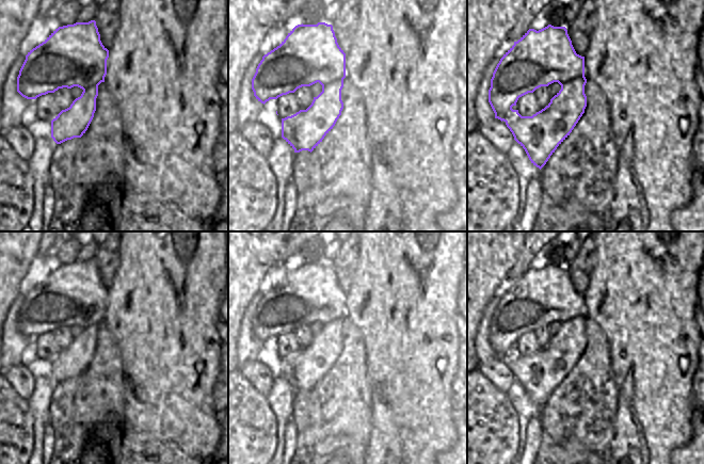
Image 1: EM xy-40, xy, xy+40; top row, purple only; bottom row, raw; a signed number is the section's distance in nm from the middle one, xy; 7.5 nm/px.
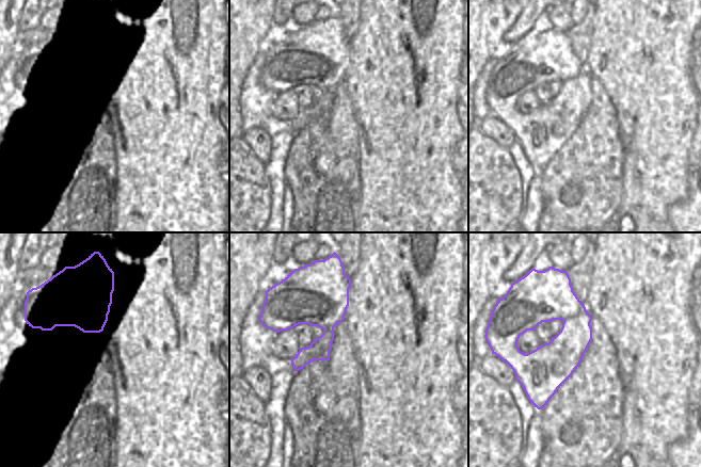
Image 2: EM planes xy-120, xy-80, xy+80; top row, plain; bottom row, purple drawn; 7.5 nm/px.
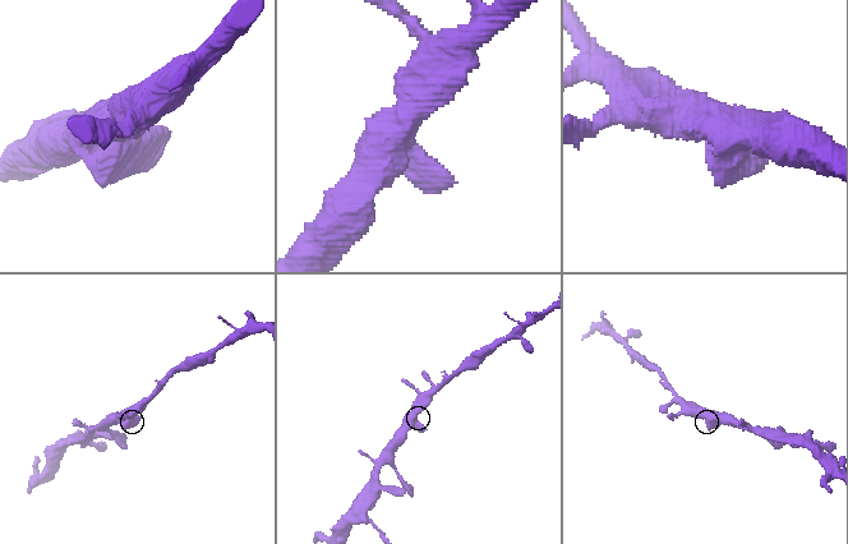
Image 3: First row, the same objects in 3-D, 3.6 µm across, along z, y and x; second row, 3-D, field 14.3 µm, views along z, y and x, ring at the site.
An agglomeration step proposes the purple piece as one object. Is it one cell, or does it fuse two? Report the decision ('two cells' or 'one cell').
one cell

